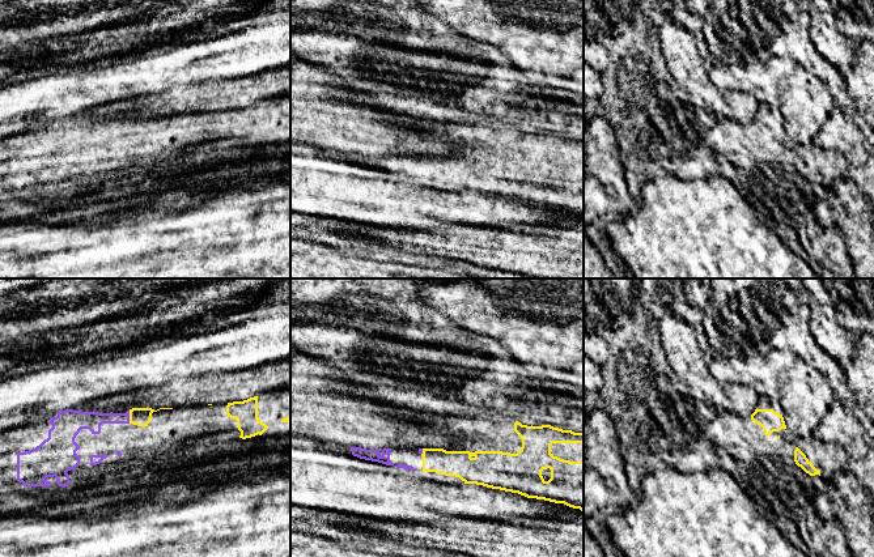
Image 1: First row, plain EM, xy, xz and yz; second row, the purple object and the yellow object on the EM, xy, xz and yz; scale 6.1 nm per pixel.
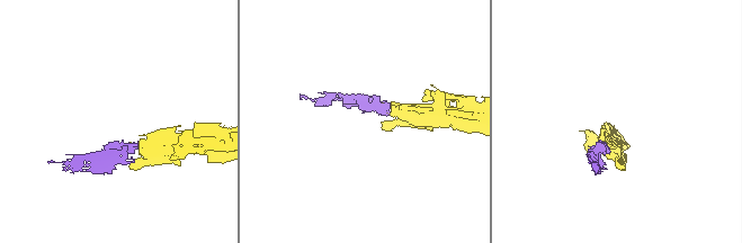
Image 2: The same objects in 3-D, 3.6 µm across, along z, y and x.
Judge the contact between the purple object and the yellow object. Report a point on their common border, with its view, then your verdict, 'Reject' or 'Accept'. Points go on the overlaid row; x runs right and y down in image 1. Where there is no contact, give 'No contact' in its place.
Touches purple at xy (128, 417). Accept

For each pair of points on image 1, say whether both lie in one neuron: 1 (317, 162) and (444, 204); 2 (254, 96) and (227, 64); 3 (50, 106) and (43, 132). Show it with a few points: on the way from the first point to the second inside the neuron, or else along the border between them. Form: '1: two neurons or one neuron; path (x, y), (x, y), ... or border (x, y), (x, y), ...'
1: one neuron; path (348, 192), (412, 204)
2: two neurons; border (276, 67), (250, 76)
3: two neurons; border (56, 118), (17, 135)

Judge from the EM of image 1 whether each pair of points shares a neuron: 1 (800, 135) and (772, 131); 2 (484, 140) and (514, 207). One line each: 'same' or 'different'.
1: different
2: different

